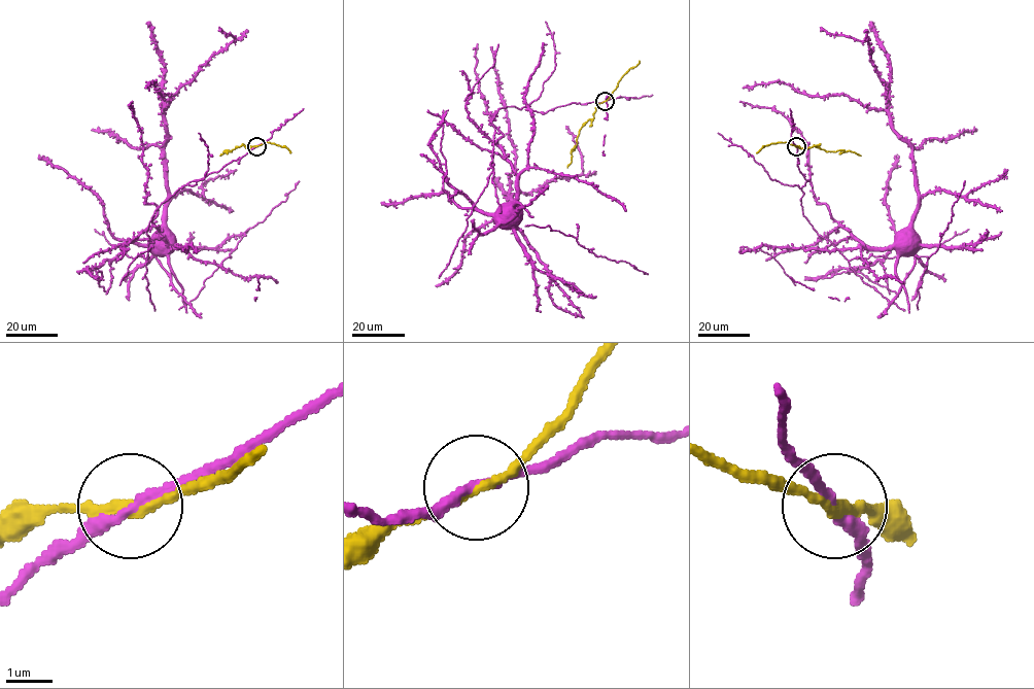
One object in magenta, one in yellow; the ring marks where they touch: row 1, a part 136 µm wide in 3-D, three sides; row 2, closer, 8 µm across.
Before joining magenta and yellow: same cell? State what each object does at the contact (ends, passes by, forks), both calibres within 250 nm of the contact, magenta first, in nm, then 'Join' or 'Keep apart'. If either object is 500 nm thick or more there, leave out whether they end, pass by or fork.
At the ring magenta passes by. At the ring yellow passes by. Thickness 200 nm (magenta) against 200 nm. Keep apart

